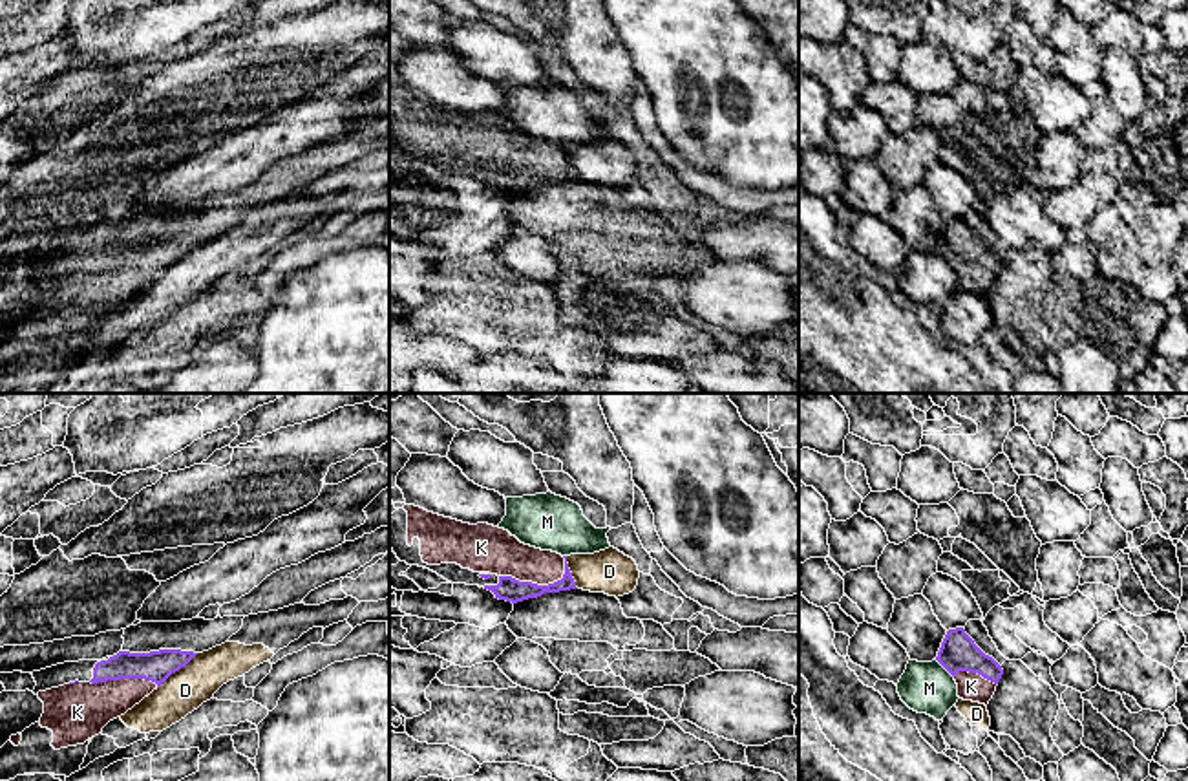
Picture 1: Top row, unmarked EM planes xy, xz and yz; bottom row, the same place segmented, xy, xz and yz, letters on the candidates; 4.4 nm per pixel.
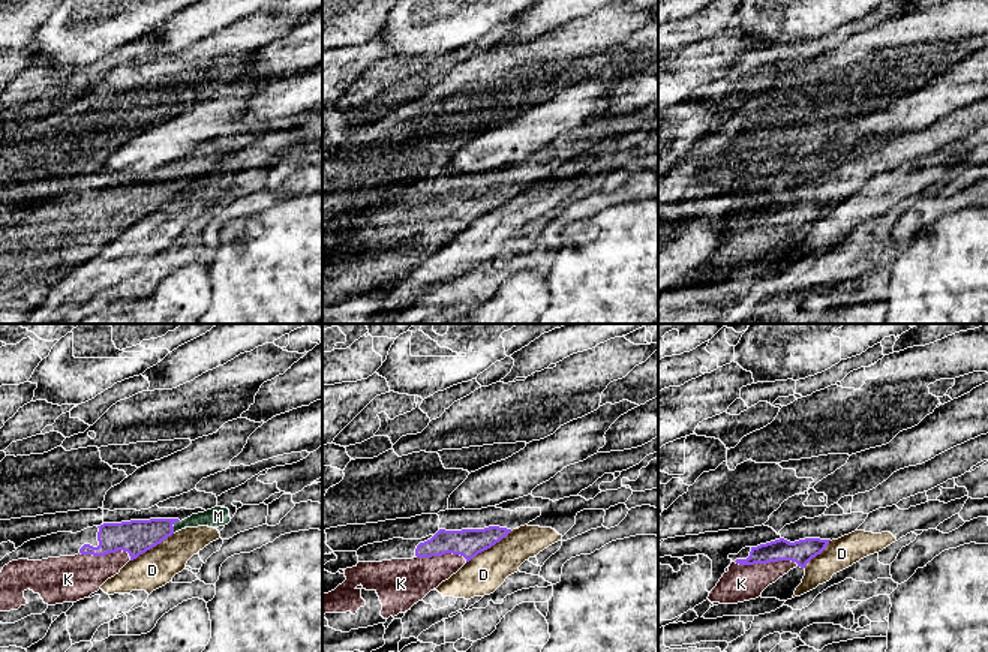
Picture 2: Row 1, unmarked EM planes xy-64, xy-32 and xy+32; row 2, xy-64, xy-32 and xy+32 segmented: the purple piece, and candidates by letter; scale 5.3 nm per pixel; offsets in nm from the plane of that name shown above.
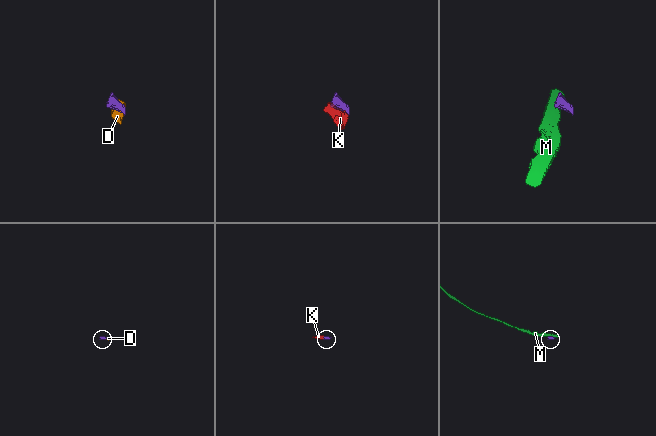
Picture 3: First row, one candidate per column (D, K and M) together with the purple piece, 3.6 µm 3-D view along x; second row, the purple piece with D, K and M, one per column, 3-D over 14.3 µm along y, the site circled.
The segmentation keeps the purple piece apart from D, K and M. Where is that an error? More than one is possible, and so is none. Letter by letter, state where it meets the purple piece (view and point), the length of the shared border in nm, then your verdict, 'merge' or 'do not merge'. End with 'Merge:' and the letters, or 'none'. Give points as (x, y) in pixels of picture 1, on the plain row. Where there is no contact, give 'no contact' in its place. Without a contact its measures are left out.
D: meets purple in xy at (178, 260); contact 240 nm long; do not merge
K: meets purple in xz at (540, 176); contact 300 nm long; merge
M: meets purple in yz at (944, 256); contact 120 nm long; do not merge
Merge: K

